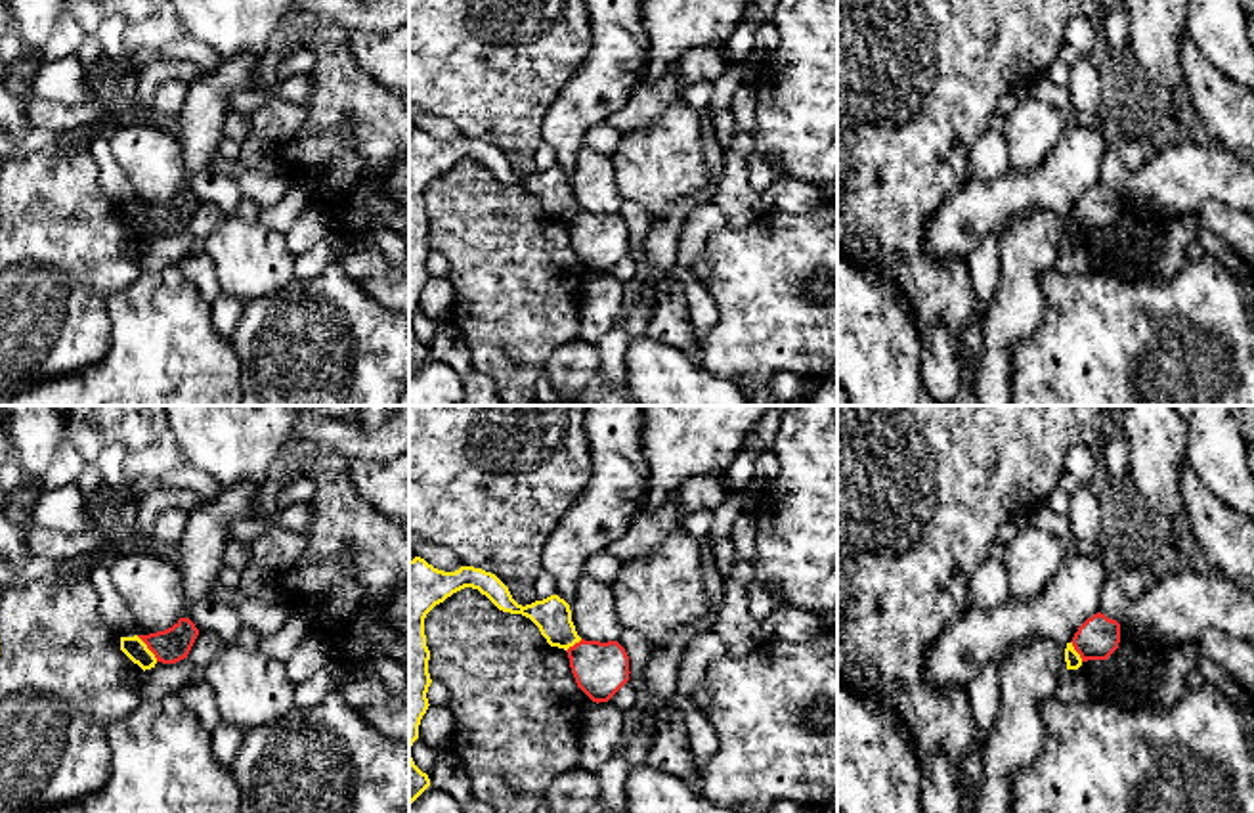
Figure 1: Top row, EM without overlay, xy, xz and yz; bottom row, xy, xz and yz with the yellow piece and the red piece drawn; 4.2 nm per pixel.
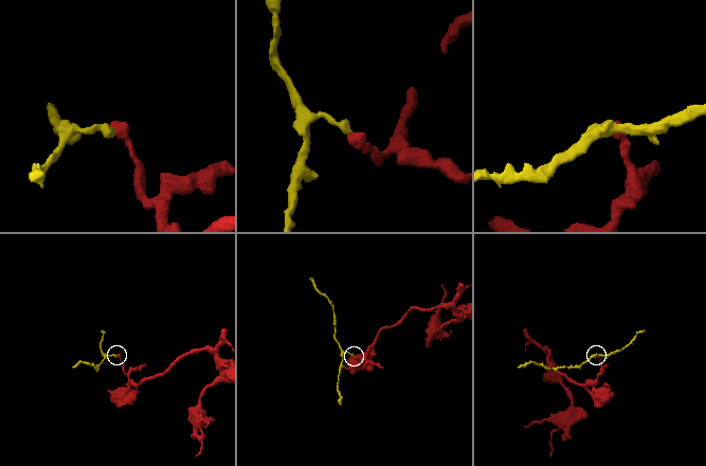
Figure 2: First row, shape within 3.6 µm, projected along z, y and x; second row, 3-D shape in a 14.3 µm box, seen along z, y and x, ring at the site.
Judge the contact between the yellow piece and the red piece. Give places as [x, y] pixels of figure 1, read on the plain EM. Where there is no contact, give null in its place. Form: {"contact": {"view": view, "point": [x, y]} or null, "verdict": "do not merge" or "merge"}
{"contact": {"view": "xy", "point": [148, 220]}, "verdict": "do not merge"}

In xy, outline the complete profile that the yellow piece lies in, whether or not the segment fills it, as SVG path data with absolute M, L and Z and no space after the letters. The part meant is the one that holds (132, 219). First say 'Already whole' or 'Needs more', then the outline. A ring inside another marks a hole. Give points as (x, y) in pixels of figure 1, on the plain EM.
Already whole. M120 209L120 222L138 235L143 243L155 239L157 230L147 216L138 209Z

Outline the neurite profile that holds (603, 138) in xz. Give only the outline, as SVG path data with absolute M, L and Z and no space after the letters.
M602 122L593 126L585 134L583 145L600 155L612 157L619 145L619 140L621 140L621 134L612 124Z

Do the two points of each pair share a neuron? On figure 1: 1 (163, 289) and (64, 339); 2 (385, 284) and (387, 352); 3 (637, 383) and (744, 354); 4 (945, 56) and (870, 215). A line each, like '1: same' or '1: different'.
1: different
2: different
3: different
4: same

